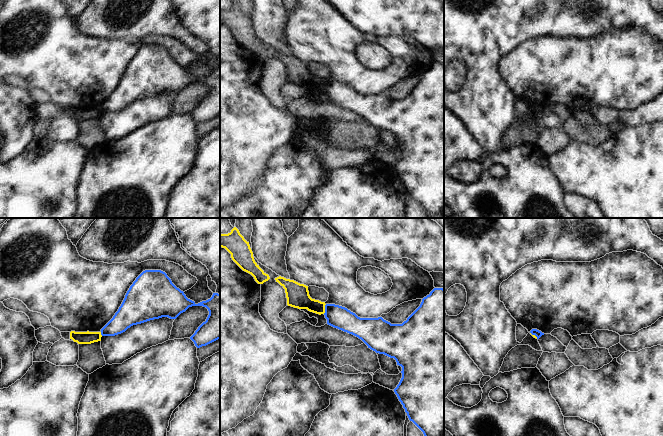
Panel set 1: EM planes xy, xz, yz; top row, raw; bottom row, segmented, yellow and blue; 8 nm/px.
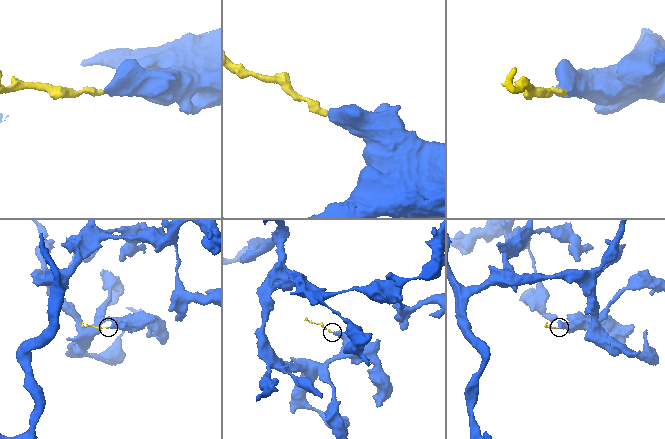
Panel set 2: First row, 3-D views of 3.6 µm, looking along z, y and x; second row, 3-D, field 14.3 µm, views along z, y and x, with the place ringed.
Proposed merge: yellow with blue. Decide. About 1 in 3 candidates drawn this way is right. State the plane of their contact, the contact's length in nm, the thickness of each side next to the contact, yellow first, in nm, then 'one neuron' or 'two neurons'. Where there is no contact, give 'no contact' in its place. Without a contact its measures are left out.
contact in xz; length 80 nm; calibres 180 and 180 nm; two neurons

